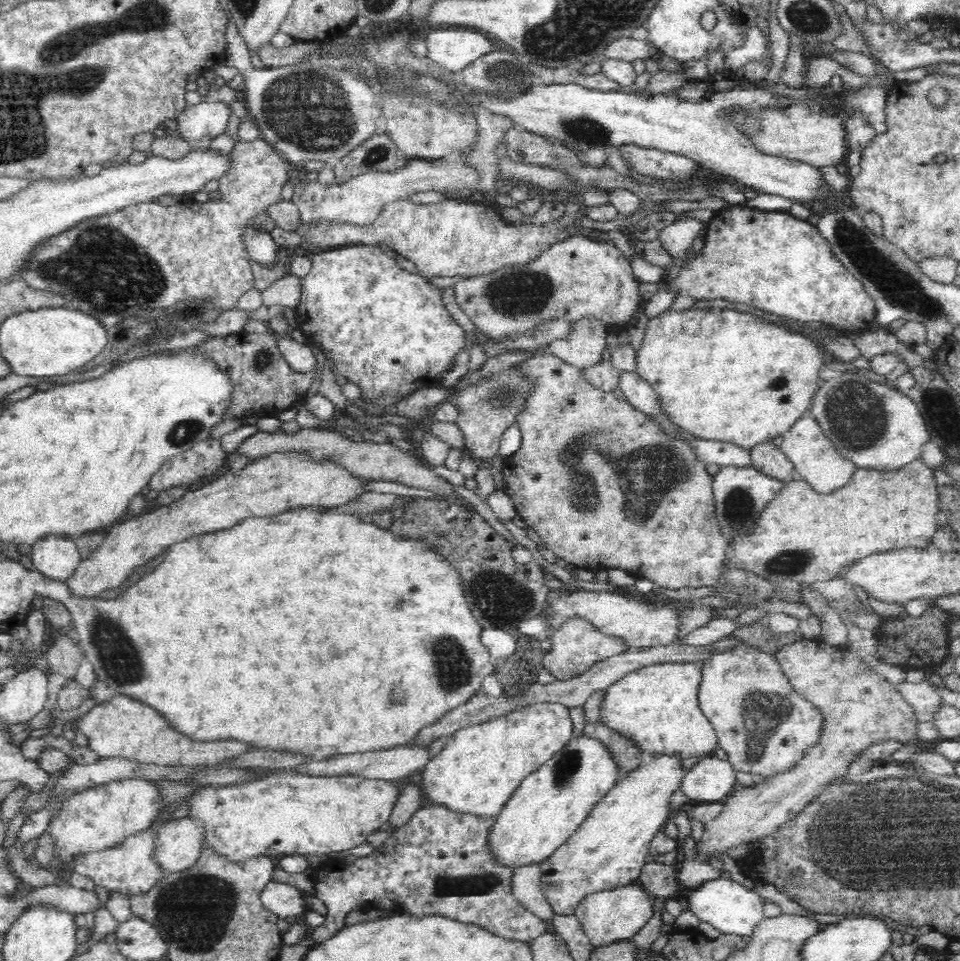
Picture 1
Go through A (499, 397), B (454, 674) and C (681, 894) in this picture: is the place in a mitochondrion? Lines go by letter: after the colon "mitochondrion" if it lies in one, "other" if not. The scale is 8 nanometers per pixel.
A: mitochondrion
B: mitochondrion
C: other

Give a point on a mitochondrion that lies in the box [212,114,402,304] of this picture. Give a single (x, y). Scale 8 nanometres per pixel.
(377, 153)

